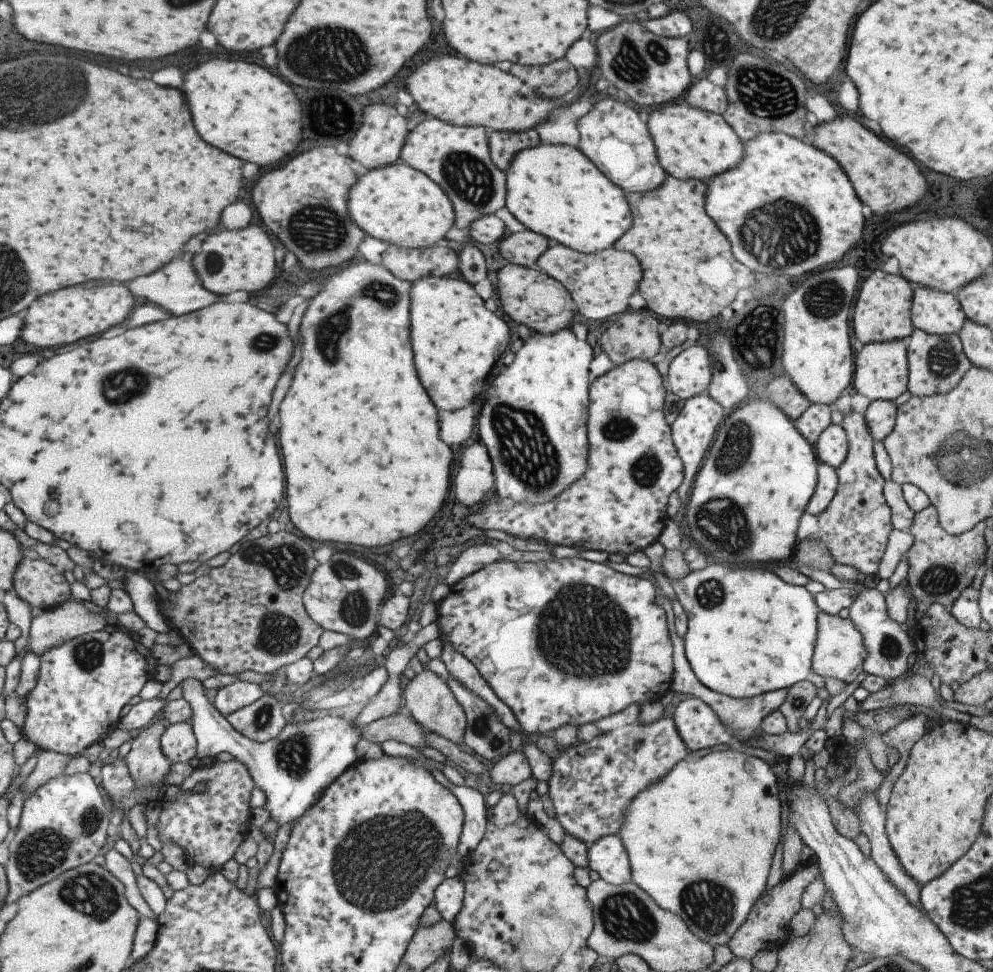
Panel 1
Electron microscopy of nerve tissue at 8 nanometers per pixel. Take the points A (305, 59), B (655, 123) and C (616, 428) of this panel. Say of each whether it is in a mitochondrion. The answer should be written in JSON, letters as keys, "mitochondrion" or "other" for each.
{"A":"mitochondrion","B":"other","C":"mitochondrion"}

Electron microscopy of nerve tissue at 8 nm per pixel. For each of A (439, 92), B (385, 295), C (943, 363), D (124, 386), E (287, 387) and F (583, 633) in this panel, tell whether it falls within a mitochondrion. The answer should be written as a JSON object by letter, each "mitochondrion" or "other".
{"A":"other","B":"mitochondrion","C":"mitochondrion","D":"mitochondrion","E":"other","F":"mitochondrion"}

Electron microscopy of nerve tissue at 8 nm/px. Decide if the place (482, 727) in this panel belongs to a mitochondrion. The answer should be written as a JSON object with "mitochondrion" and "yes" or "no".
{"mitochondrion":"yes"}

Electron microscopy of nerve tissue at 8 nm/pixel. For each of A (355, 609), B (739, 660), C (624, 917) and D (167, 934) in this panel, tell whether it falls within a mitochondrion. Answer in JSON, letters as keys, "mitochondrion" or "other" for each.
{"A":"mitochondrion","B":"other","C":"mitochondrion","D":"other"}

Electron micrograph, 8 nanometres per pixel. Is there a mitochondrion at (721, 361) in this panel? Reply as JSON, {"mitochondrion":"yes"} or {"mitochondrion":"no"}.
{"mitochondrion":"yes"}

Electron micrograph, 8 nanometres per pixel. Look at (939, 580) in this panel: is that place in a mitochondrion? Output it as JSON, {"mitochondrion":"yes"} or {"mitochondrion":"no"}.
{"mitochondrion":"yes"}

